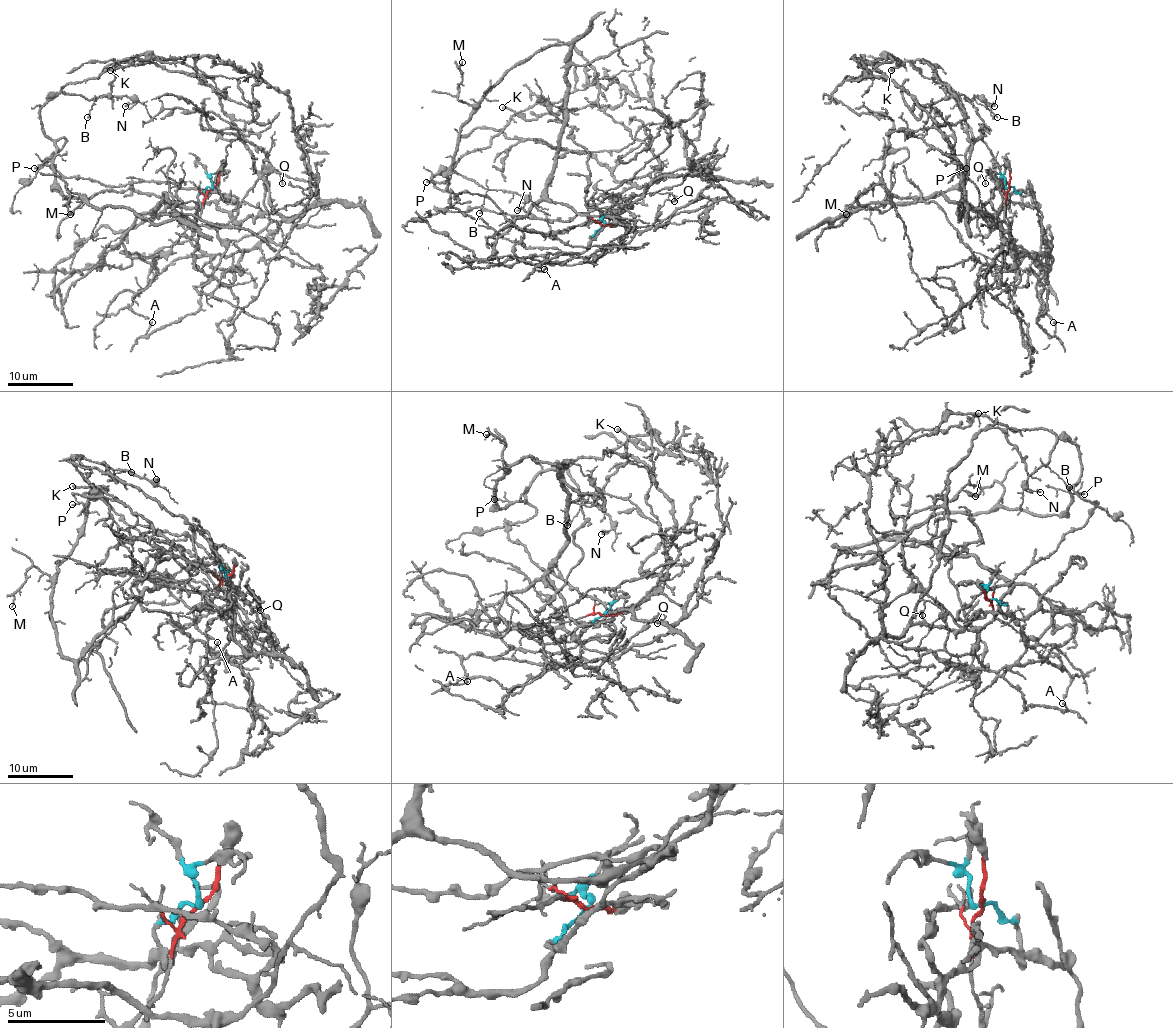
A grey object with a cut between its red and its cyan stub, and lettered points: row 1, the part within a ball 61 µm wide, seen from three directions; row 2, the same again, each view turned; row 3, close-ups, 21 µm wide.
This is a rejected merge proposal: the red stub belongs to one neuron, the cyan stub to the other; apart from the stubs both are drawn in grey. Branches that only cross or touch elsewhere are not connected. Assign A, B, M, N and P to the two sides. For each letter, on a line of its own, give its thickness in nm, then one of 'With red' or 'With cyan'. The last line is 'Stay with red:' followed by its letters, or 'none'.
A: Thickness 120 nm. With cyan
B: Thickness 120 nm. With red
M: Thickness 160 nm. With red
N: Thickness 120 nm. With red
P: Thickness 140 nm. With red
Stay with red: B, M, N, P

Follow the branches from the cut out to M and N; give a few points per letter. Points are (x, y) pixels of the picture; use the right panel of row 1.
M: (1008, 188), (1016, 262), (990, 215), (939, 193), (830, 223), (878, 208), (888, 195), (873, 183), (845, 215)
N: (1008, 188), (1016, 262), (990, 215), (937, 193), (830, 223), (950, 190), (973, 141), (955, 93), (995, 106)

